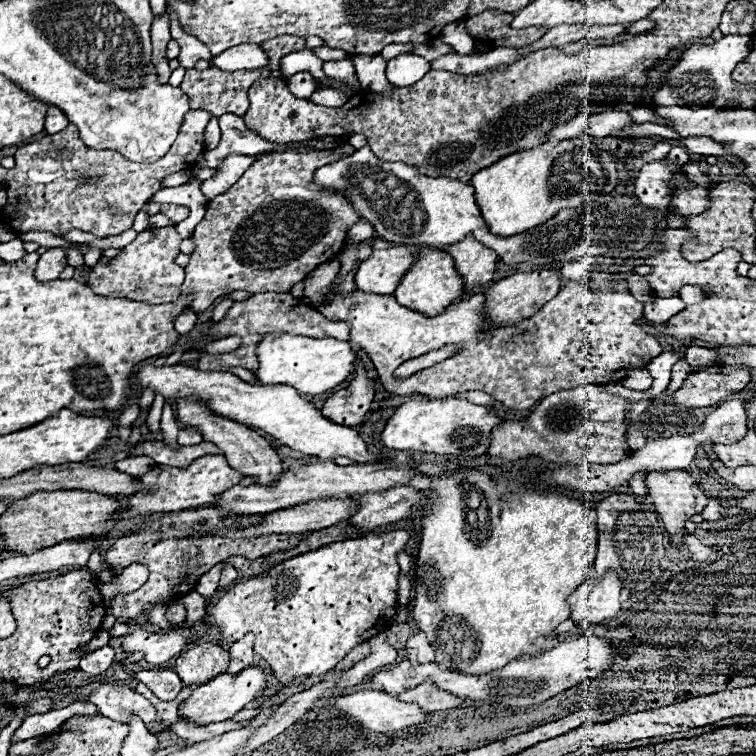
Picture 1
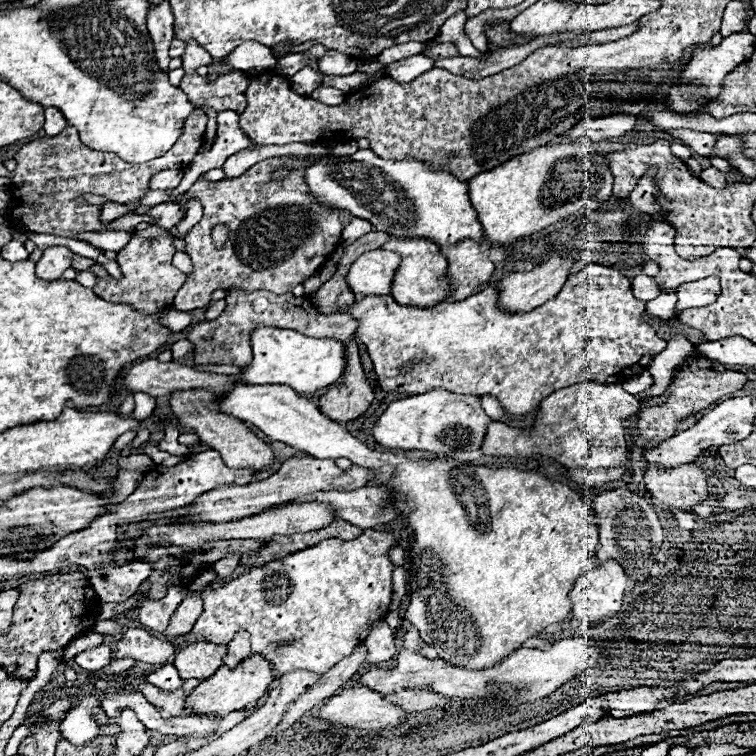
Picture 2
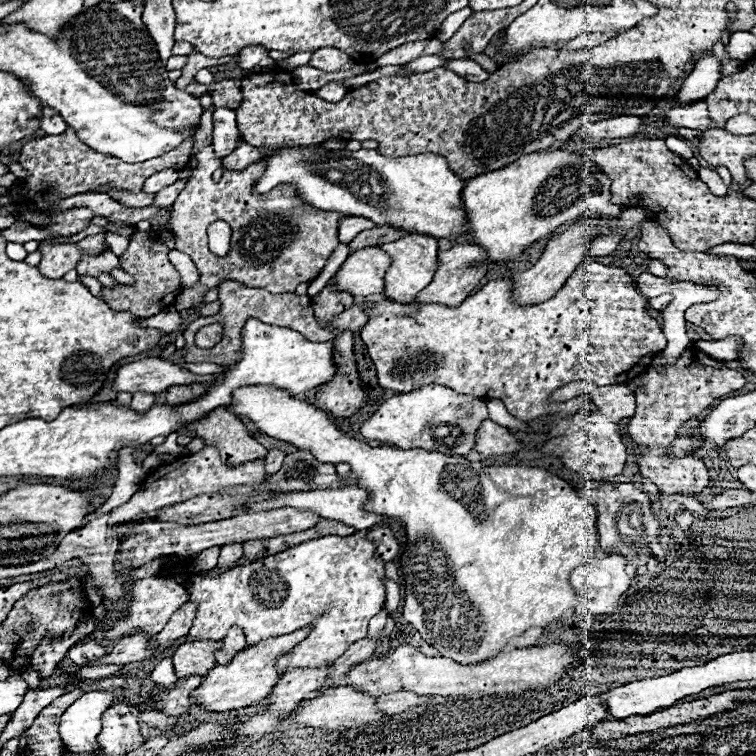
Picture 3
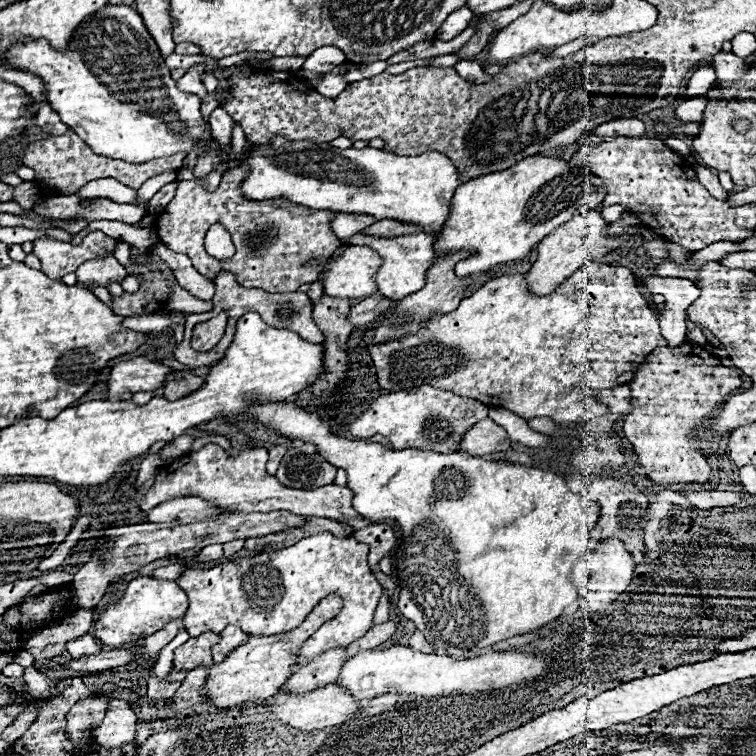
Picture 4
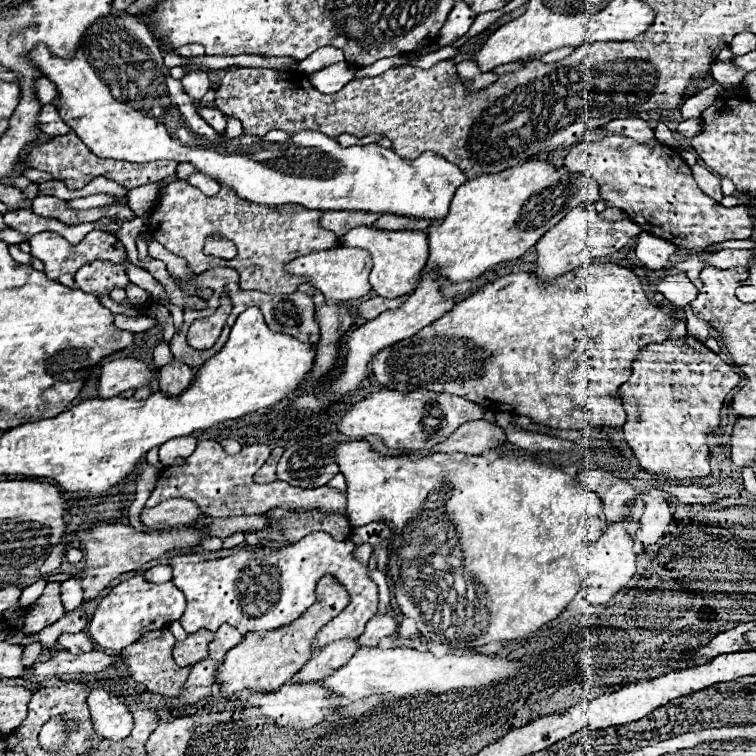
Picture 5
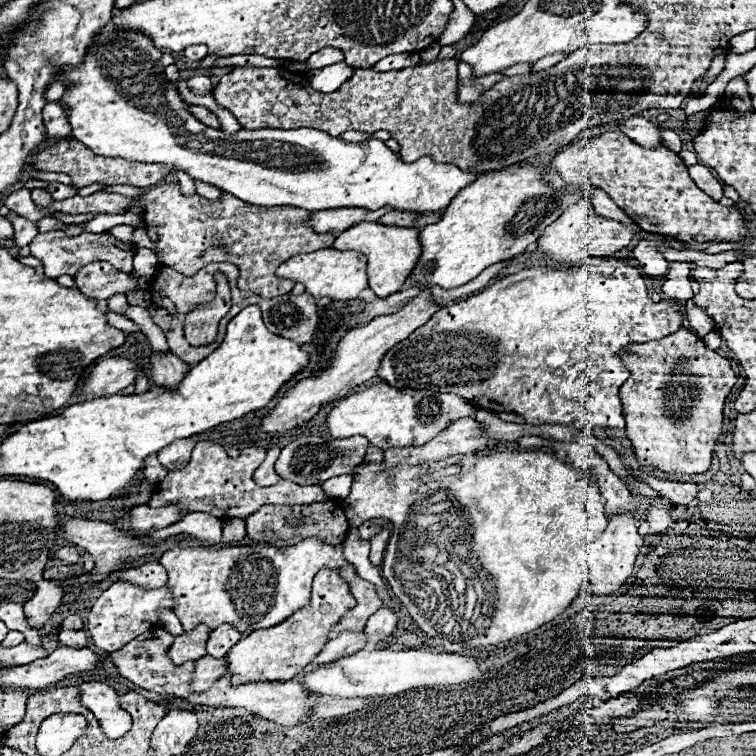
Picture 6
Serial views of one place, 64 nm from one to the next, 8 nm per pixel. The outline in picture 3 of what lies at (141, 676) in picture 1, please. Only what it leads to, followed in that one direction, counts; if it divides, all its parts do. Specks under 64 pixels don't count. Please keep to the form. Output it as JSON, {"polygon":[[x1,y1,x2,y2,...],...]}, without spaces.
{"polygon":[[168,646,168,648,164,650,162,658,158,660,158,664,154,666,154,670,152,670,152,674,150,674,152,682,162,684,162,686,170,686,170,684,174,684,174,682,176,682,176,674,174,674,174,668,172,668,170,648,174,648,174,646]]}

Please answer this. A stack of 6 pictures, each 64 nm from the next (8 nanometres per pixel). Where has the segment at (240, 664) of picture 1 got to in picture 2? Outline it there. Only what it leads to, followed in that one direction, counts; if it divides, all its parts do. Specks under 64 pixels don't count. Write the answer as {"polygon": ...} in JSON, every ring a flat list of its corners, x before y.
{"polygon":[[236,632,234,638,226,644,228,646,228,654,224,656,224,664,228,668,234,668,238,662,242,662,246,656,250,656,250,636,248,632]]}

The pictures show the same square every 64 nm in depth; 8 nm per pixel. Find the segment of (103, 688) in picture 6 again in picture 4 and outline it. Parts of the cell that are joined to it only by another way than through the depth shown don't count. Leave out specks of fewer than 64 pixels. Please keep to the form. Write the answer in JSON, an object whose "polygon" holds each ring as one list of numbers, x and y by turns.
{"polygon":[[112,698,104,712,102,722,94,730,98,744,116,748,124,742,132,742,136,736,136,714,124,700]]}

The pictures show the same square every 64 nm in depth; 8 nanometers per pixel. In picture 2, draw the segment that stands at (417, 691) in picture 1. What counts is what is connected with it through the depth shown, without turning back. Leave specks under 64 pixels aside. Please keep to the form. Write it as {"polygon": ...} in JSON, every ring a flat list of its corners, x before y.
{"polygon":[[404,690,404,692,396,692,396,694,388,694,384,698,390,700,392,704,398,704,406,712,422,712,422,710,428,710,432,706,440,706,440,704,450,702,448,698,444,698,436,692,430,692,430,690,420,690,420,692]]}

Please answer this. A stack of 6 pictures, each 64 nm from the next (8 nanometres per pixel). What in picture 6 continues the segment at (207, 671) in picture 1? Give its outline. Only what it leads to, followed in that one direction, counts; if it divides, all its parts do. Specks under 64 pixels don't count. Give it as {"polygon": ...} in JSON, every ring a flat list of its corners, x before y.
{"polygon":[[198,624,198,628,176,636,168,648,170,660,176,666,180,666,188,660,200,660,206,654,206,640,208,640,210,632,212,630,206,624]]}

